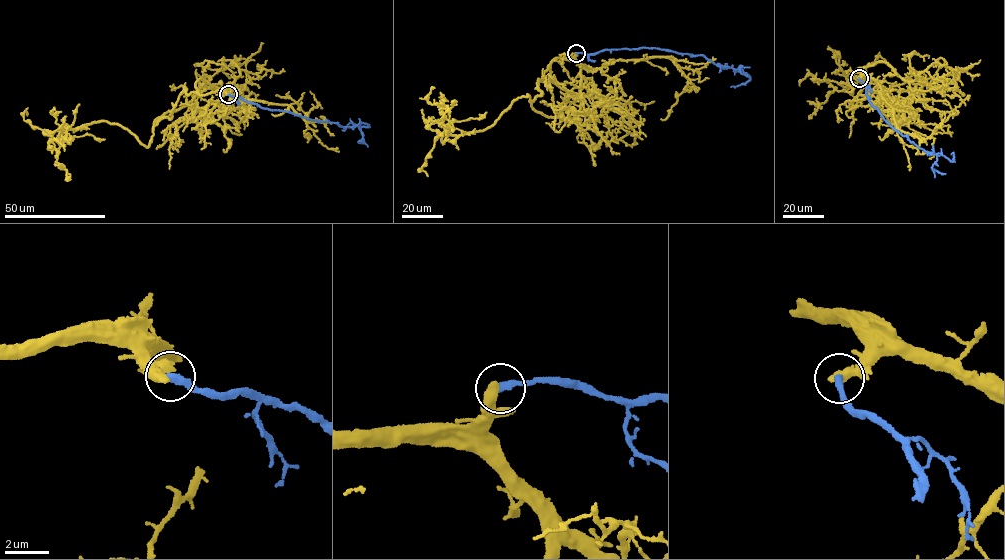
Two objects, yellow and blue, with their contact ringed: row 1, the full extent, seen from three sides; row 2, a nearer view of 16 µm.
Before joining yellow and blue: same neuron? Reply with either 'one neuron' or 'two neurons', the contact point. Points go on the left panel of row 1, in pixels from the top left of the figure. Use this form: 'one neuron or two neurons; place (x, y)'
two neurons; place (228, 94)

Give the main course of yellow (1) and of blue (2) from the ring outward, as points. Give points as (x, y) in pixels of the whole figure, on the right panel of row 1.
1: (859, 78), (869, 65), (869, 91), (853, 112), (871, 80), (811, 75), (799, 86)
2: (859, 78), (866, 86), (869, 100), (891, 126), (932, 154), (941, 153), (953, 162), (951, 154)

